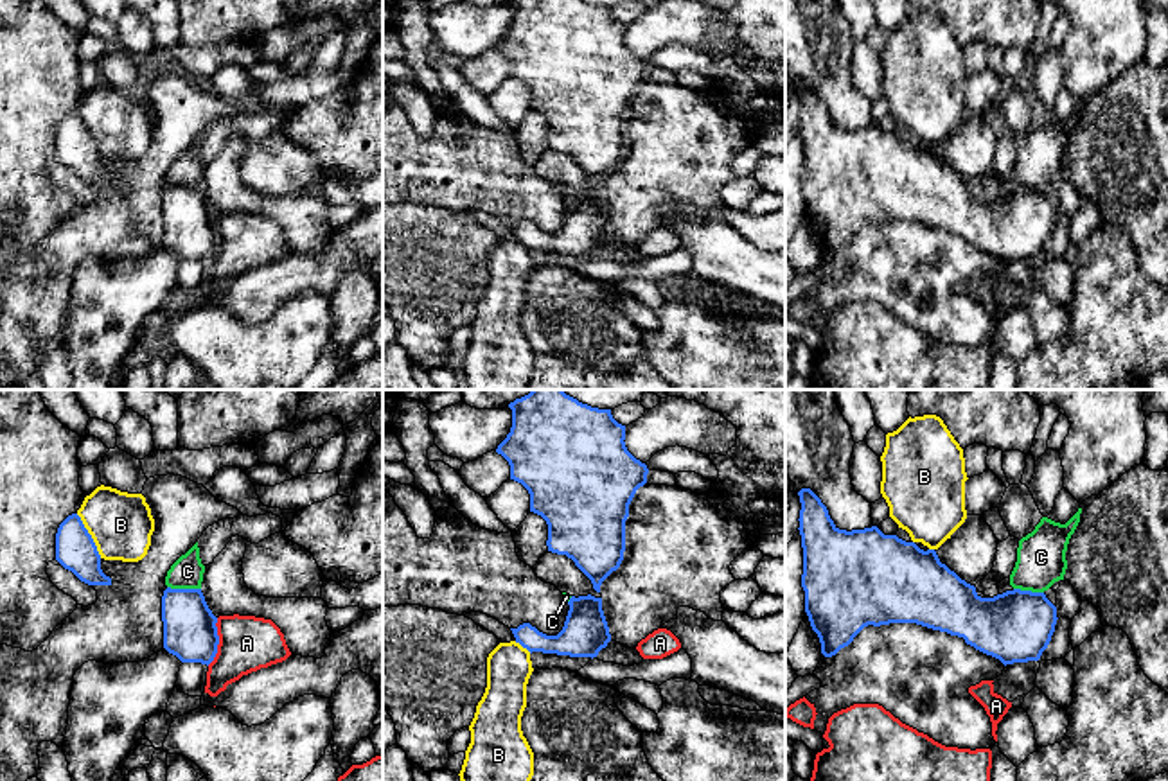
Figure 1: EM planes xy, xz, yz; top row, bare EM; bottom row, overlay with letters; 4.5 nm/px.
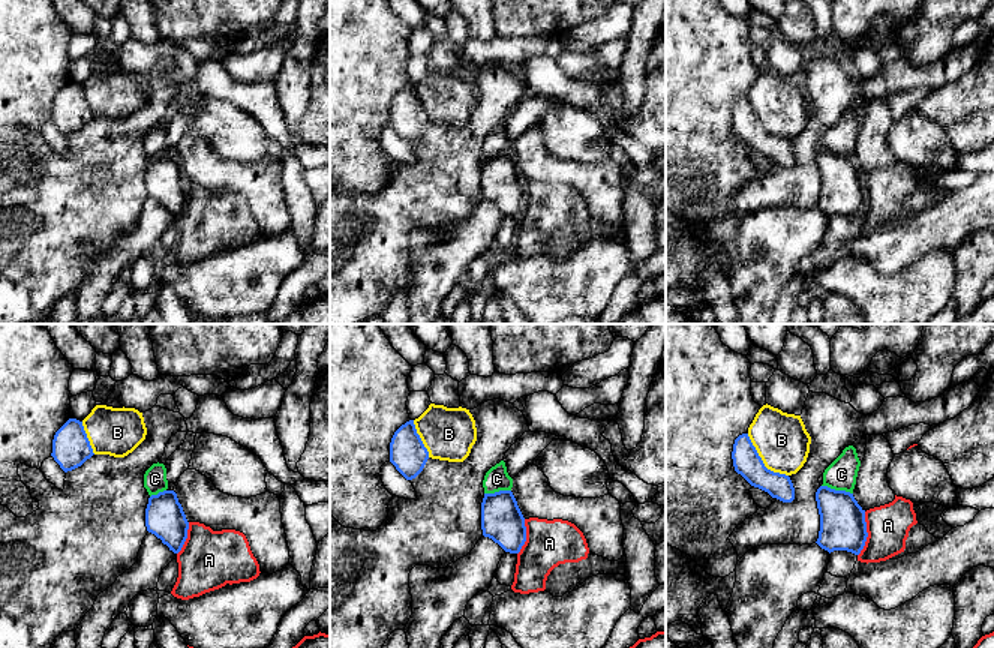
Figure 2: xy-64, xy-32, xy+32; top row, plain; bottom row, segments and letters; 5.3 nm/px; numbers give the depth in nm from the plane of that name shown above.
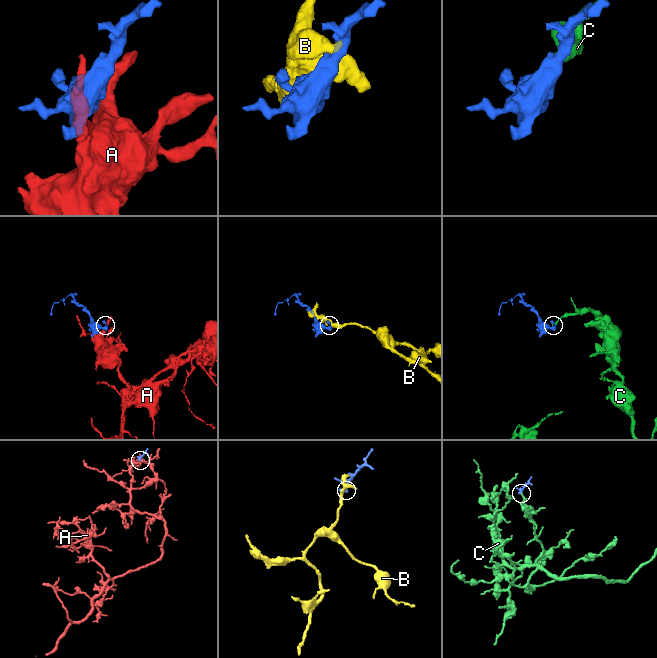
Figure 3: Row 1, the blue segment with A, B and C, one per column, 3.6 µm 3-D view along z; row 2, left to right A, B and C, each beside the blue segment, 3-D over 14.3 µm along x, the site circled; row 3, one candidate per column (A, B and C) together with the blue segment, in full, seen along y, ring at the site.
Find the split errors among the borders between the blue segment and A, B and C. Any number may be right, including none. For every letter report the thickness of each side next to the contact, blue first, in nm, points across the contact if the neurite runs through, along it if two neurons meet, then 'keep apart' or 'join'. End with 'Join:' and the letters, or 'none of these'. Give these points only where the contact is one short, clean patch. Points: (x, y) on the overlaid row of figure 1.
A: 240 nm thick on the blue side, 260 nm on the other; keep apart
B: 180 nm thick on the blue side, 280 nm on the other; keep apart
C: 240 nm thick on the blue side, 140 nm on the other; border along xy (168, 586), (200, 589); keep apart
Join: none of these

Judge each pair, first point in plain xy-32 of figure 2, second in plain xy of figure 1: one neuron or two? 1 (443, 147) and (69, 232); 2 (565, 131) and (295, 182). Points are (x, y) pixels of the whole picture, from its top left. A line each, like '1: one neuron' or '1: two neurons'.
1: one neuron
2: one neuron

